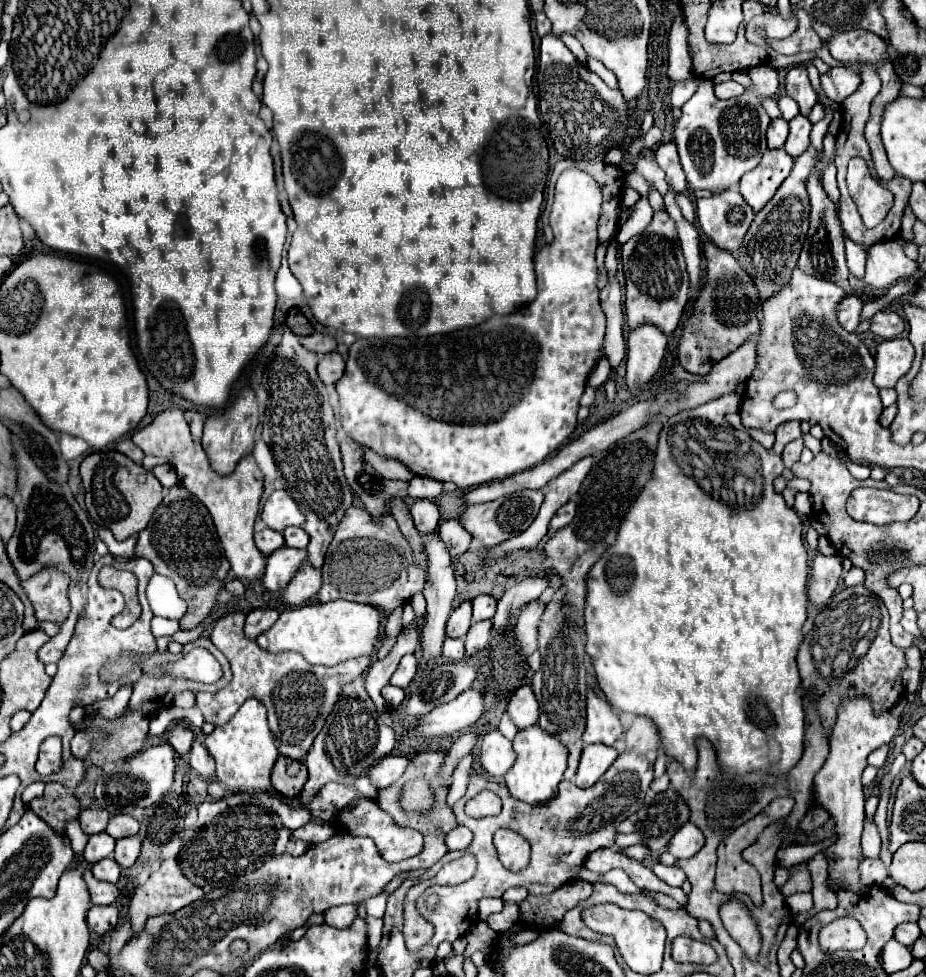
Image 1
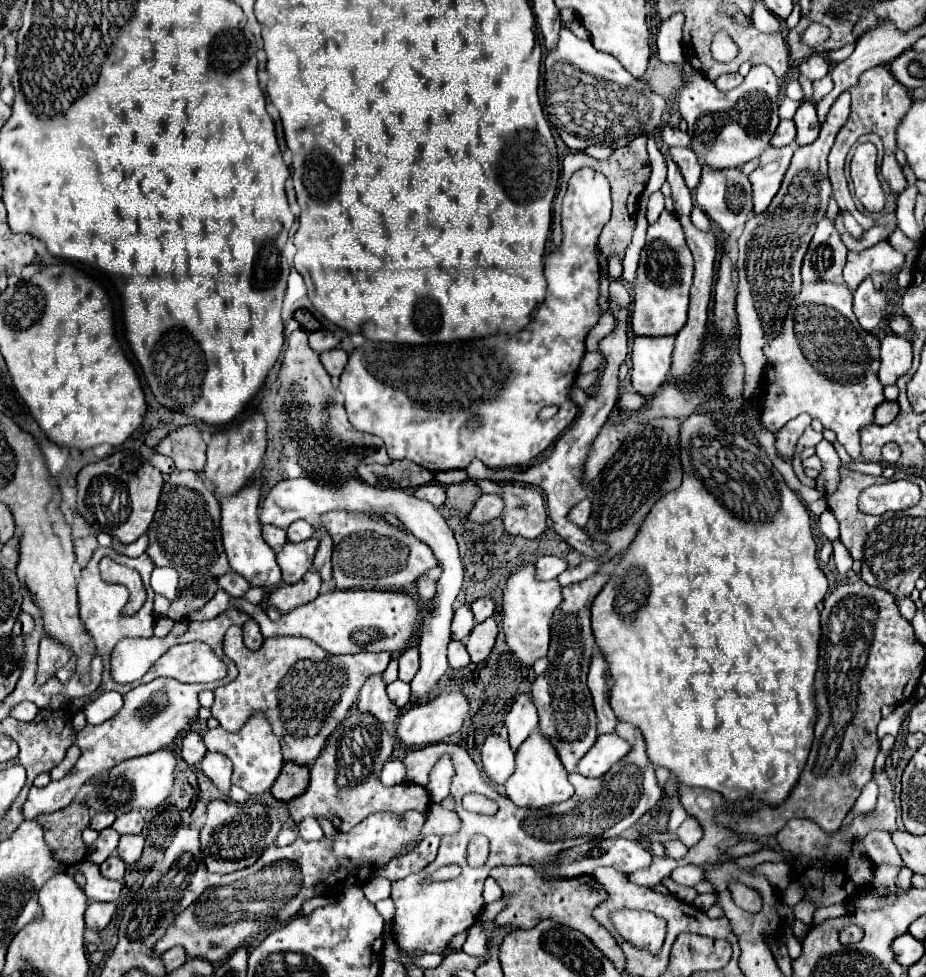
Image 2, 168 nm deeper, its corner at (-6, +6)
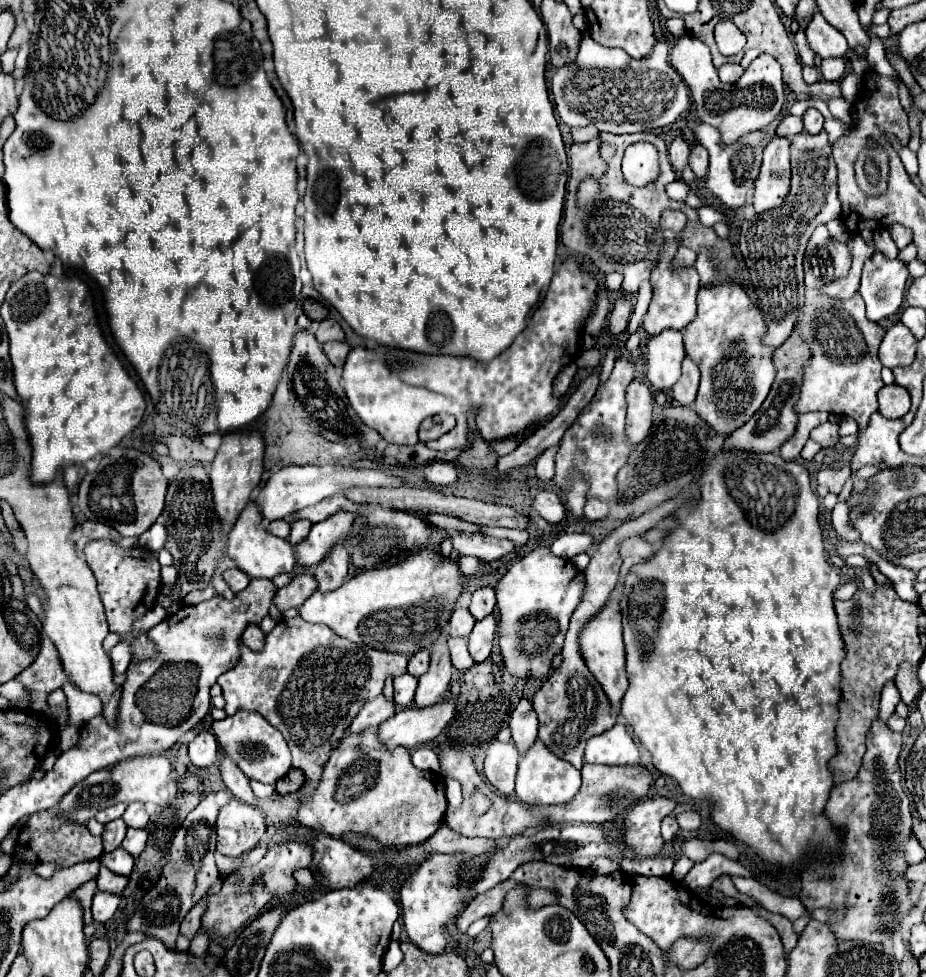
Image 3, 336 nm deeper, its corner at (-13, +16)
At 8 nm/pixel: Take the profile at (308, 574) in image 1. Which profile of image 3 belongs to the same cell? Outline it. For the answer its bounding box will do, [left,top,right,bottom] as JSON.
[274,574,318,612]

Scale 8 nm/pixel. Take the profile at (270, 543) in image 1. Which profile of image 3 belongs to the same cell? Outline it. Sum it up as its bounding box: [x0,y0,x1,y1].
[266,520,290,538]

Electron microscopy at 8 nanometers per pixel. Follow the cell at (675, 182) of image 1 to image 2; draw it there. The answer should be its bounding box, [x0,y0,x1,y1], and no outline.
[669,146,703,190]

